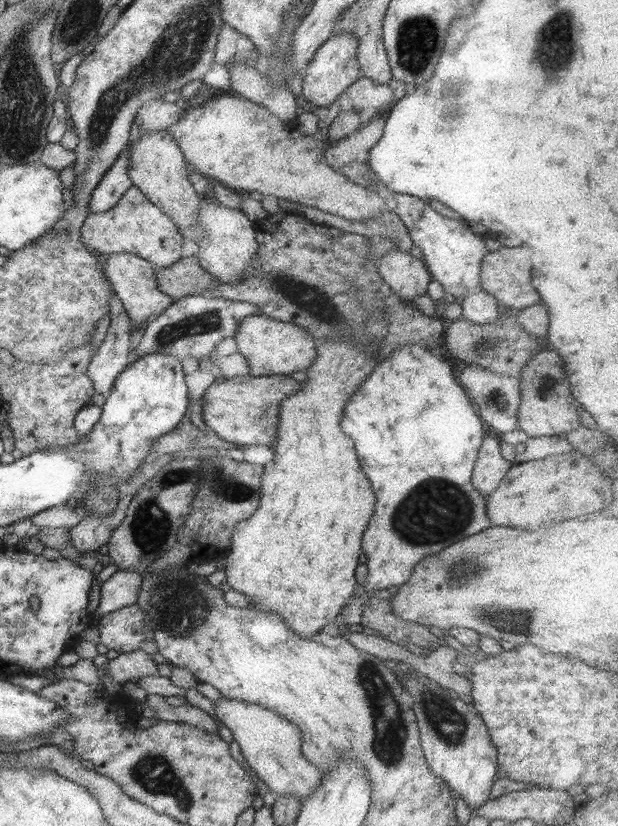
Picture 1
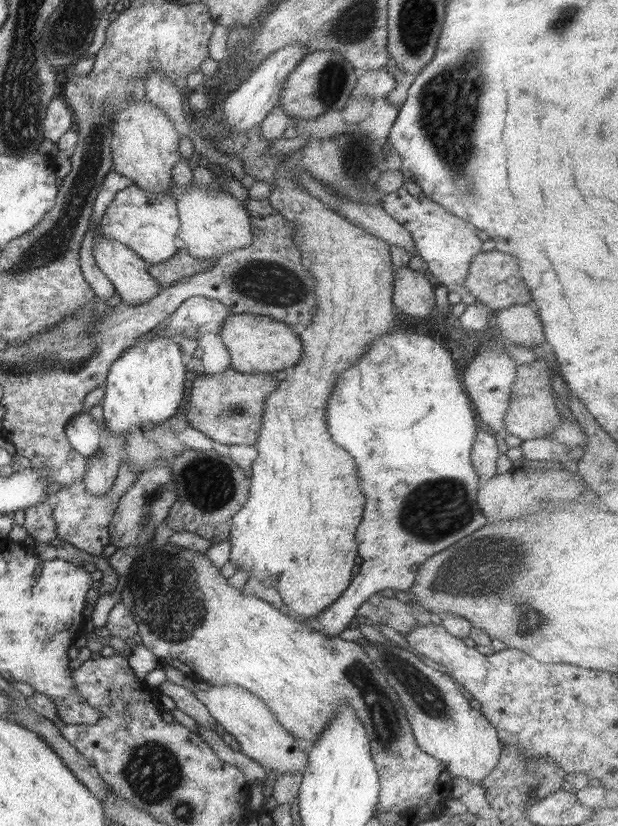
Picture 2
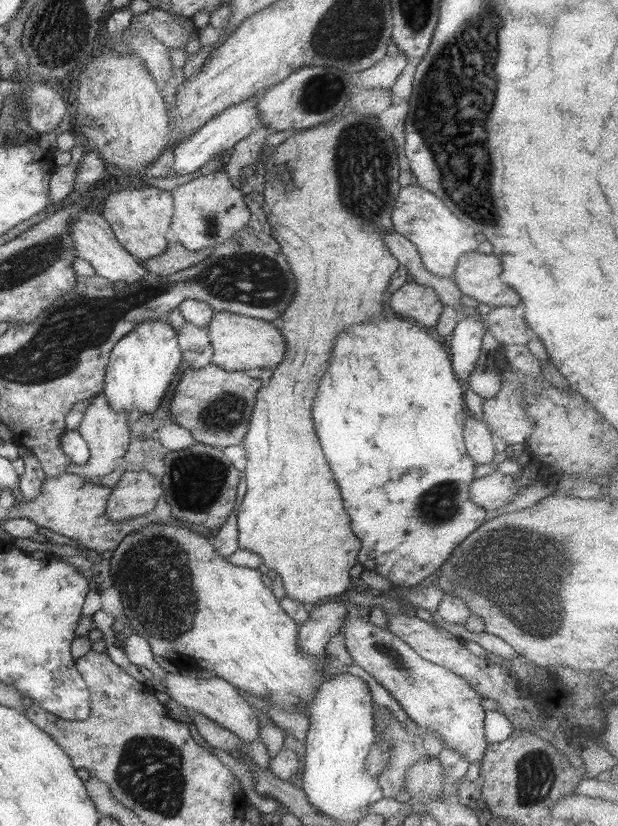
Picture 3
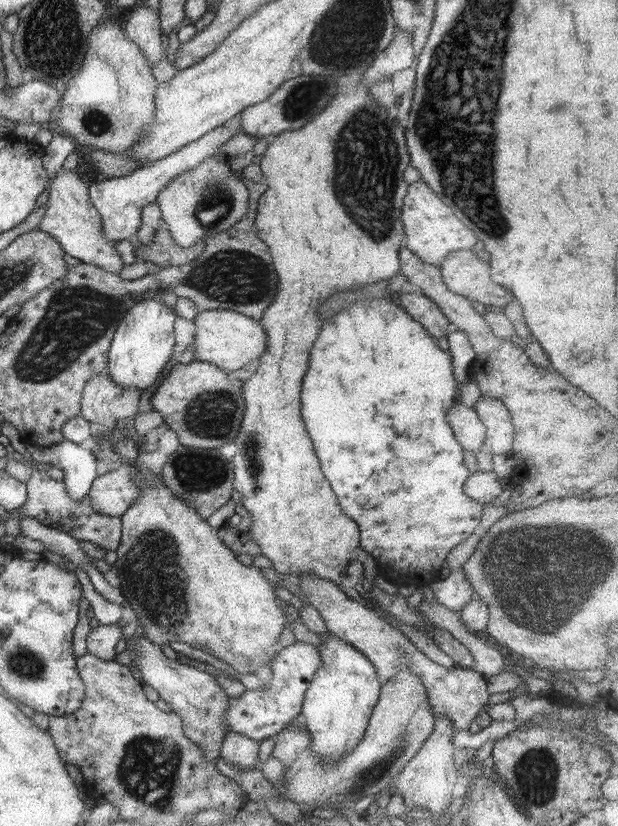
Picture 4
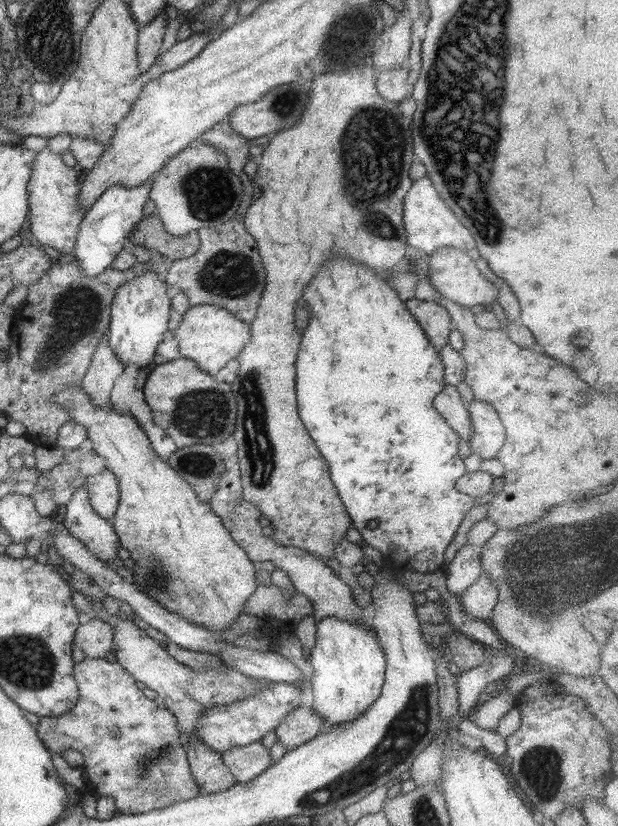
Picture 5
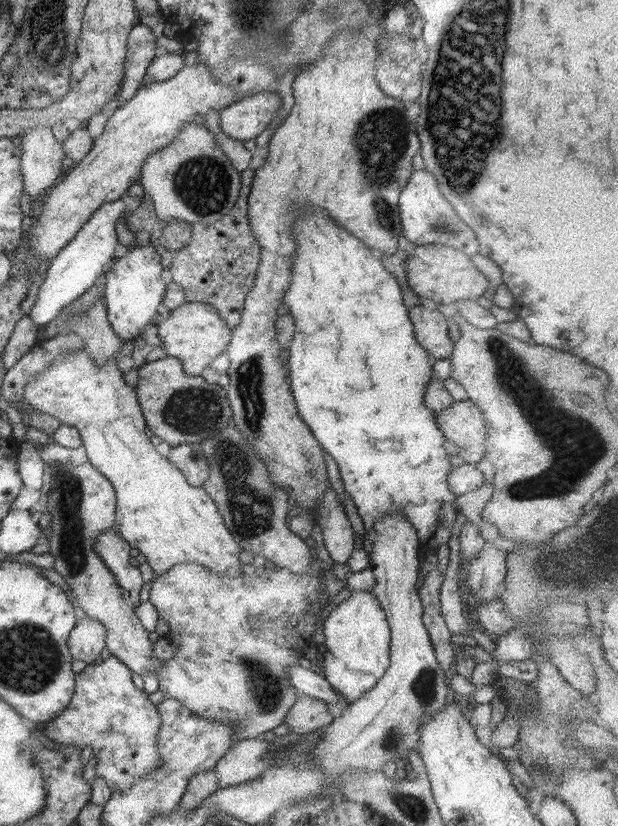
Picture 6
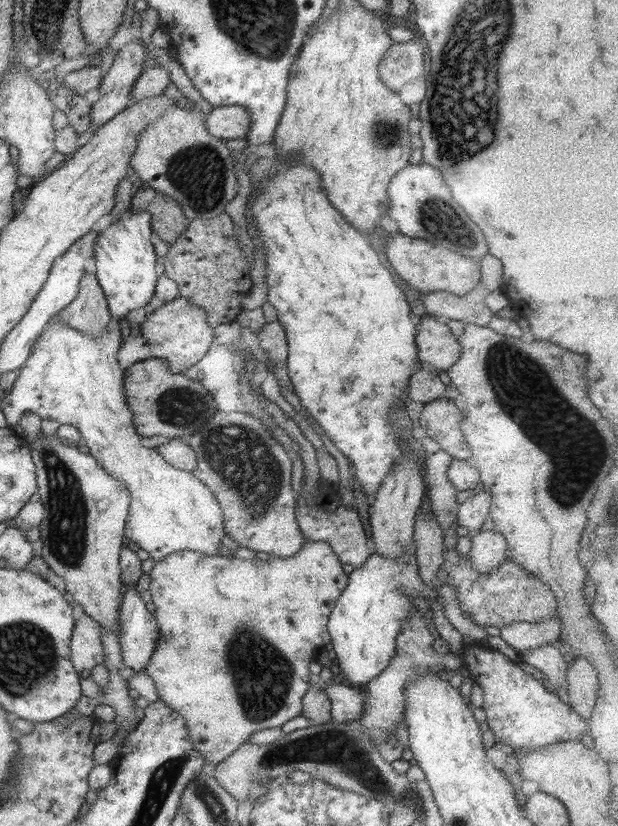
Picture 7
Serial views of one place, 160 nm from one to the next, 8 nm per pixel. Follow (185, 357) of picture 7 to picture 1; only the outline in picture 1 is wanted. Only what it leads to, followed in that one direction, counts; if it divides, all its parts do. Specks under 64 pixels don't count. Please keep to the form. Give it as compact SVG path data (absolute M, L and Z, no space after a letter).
M251 315L238 324L233 336L238 352L245 357L251 376L289 375L306 372L316 357L314 338L304 328L265 315Z

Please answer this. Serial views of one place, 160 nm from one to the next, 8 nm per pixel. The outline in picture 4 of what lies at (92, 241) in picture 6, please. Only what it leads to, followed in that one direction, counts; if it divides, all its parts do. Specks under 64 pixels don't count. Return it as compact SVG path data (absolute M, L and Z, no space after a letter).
M225 126L217 127L207 134L203 134L191 142L191 144L179 148L173 154L155 160L151 164L146 164L130 174L119 176L117 178L107 178L99 183L93 183L88 187L89 202L95 207L101 218L101 230L103 236L112 245L116 240L127 239L135 236L137 228L139 228L140 208L145 204L149 204L156 200L158 192L161 192L178 174L191 170L203 160L216 156L218 149L223 144L229 145L233 136L242 132L240 128L229 130Z

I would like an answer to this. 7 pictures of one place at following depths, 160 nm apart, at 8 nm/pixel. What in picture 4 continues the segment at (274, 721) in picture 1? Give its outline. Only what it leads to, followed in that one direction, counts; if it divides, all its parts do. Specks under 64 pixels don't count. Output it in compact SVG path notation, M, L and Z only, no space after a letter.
M135 639L133 648L134 661L131 665L141 672L141 682L151 686L159 695L159 699L171 707L183 723L184 735L202 750L208 763L215 764L220 756L222 738L226 733L220 720L227 711L228 698L216 678L189 665L183 665L176 659L168 659L159 647L155 647L147 639Z

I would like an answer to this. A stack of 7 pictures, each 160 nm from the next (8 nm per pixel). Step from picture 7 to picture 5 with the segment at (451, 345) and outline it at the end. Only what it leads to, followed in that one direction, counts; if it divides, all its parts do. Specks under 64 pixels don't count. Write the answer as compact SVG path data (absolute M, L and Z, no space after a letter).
M415 298L406 300L404 305L423 329L431 346L439 350L448 344L448 334L451 331L452 322L450 314L441 305Z

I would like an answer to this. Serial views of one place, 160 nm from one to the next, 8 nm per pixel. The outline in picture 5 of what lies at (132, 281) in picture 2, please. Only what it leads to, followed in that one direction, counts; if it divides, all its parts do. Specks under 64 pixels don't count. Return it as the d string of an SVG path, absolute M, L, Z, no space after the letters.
M47 146L35 154L27 185L28 212L32 240L59 250L67 258L74 251L77 229L85 217L85 211L78 195L78 169L68 168L61 158L61 155L51 153Z

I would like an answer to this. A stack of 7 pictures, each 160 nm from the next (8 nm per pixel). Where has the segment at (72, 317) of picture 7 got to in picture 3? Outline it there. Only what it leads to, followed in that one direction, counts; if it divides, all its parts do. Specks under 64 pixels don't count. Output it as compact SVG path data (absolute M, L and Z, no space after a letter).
M101 392L89 398L89 400L90 403L84 410L83 418L76 428L76 431L86 442L89 458L83 464L71 464L68 471L77 476L85 476L89 480L95 480L95 478L107 476L113 470L115 460L125 454L130 438L129 429L127 428L129 420L128 413L113 412Z

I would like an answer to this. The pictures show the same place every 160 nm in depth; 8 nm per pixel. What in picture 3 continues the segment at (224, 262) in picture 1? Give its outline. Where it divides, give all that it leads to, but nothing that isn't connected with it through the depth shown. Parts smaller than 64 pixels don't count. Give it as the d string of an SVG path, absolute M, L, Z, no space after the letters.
M225 172L199 174L196 178L174 187L170 193L173 201L170 229L185 250L197 251L207 246L223 244L235 233L239 233L250 220L251 214L243 202L244 196Z

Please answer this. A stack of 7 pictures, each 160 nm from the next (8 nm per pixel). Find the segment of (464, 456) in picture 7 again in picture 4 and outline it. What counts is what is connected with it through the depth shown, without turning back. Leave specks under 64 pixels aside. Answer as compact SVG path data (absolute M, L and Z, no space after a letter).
M480 395L472 409L486 428L483 449L491 454L509 454L515 431L507 407L496 398Z

